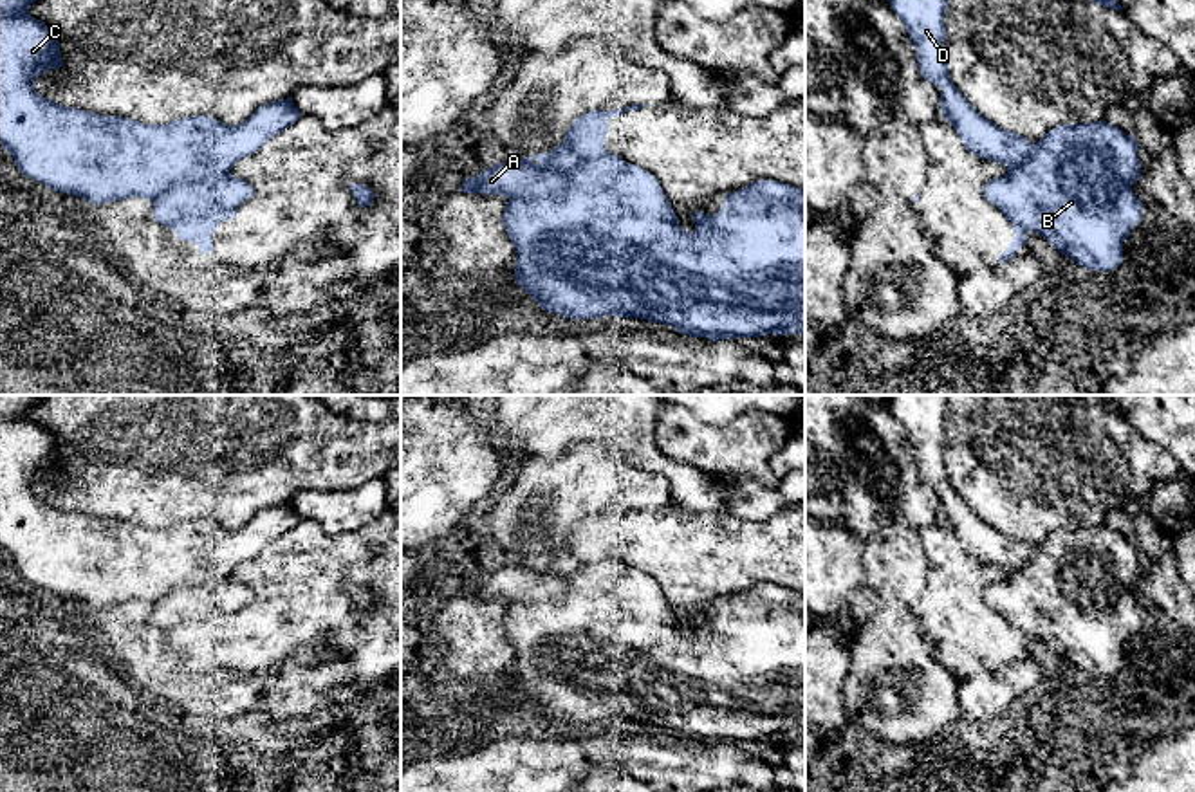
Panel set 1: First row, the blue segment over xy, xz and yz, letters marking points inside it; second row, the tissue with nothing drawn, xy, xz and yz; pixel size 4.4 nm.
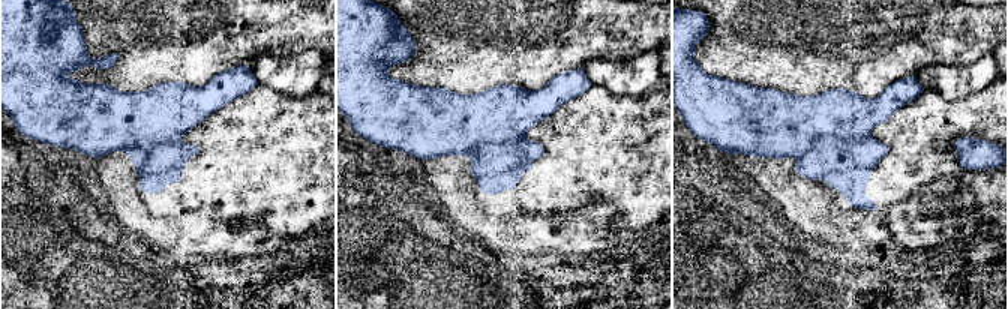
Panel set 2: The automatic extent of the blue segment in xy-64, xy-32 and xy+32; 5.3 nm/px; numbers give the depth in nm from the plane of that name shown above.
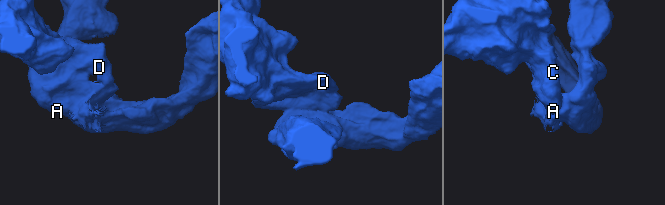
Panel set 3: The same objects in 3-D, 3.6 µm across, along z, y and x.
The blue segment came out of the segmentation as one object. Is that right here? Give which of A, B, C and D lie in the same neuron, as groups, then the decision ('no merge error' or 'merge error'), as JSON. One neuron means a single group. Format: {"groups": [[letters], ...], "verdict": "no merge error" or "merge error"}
{"groups": [["A", "C", "D"], ["B"]], "verdict": "merge error"}

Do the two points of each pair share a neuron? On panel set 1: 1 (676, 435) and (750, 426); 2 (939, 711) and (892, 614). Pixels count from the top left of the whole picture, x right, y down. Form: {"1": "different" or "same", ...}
{"1": "same", "2": "same"}

